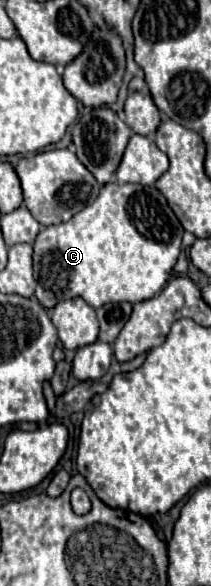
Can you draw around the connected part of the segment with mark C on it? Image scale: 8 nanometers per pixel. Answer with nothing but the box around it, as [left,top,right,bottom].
[33,184,183,310]

